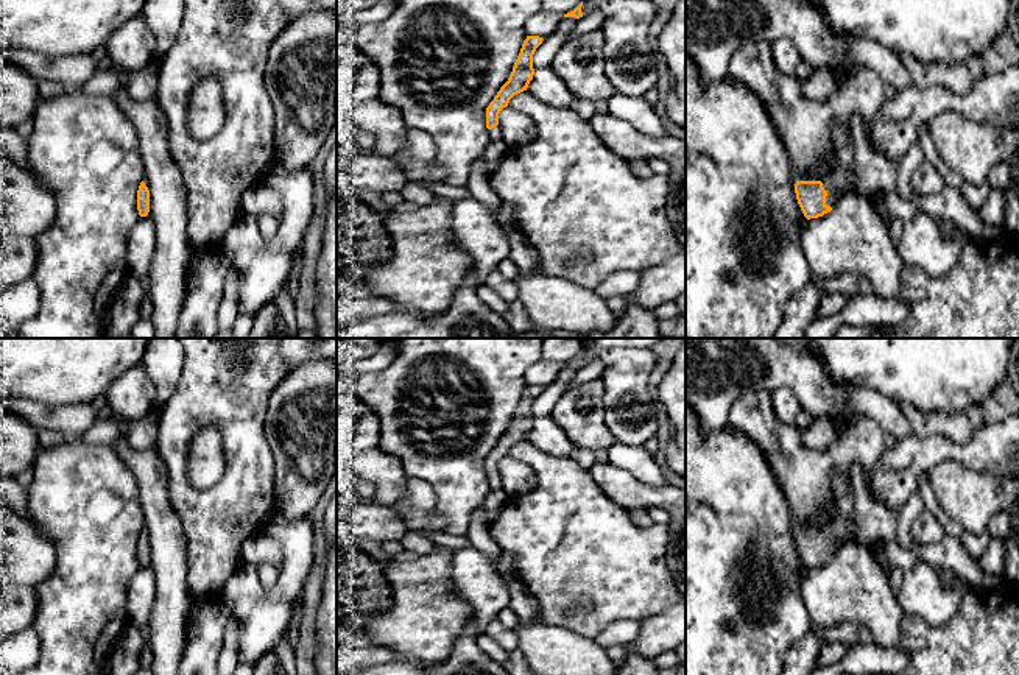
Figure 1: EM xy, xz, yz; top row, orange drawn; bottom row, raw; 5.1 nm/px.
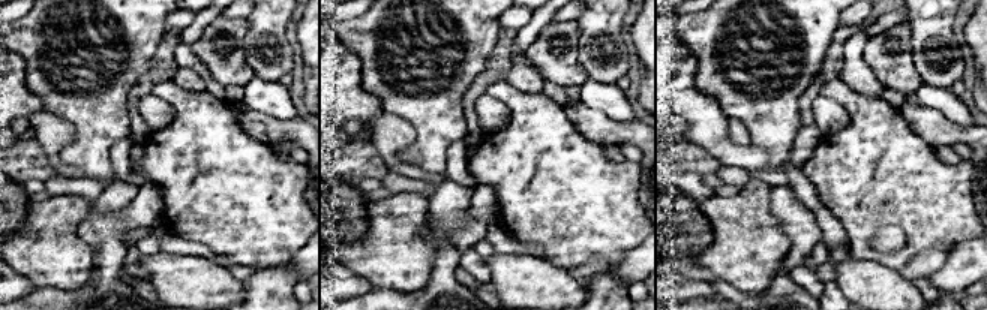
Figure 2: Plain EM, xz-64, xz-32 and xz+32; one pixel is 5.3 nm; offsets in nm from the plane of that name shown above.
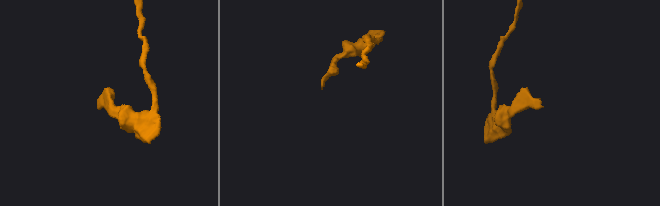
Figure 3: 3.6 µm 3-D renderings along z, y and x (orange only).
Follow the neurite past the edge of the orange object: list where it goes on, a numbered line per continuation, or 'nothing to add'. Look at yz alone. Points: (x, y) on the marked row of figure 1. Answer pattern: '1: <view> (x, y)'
1: yz (839, 181)

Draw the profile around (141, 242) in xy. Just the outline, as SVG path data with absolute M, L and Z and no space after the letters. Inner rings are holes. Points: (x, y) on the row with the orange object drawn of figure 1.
M140 217L128 232L128 268L131 276L142 279L148 274L156 251L156 224L151 217Z

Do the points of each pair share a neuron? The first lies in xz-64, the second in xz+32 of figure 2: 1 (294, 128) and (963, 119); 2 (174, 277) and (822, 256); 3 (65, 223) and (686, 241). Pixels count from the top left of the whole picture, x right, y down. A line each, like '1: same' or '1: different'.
1: different
2: different
3: different

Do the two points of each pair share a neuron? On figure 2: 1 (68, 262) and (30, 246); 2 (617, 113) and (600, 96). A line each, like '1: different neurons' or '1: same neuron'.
1: same neuron
2: same neuron

